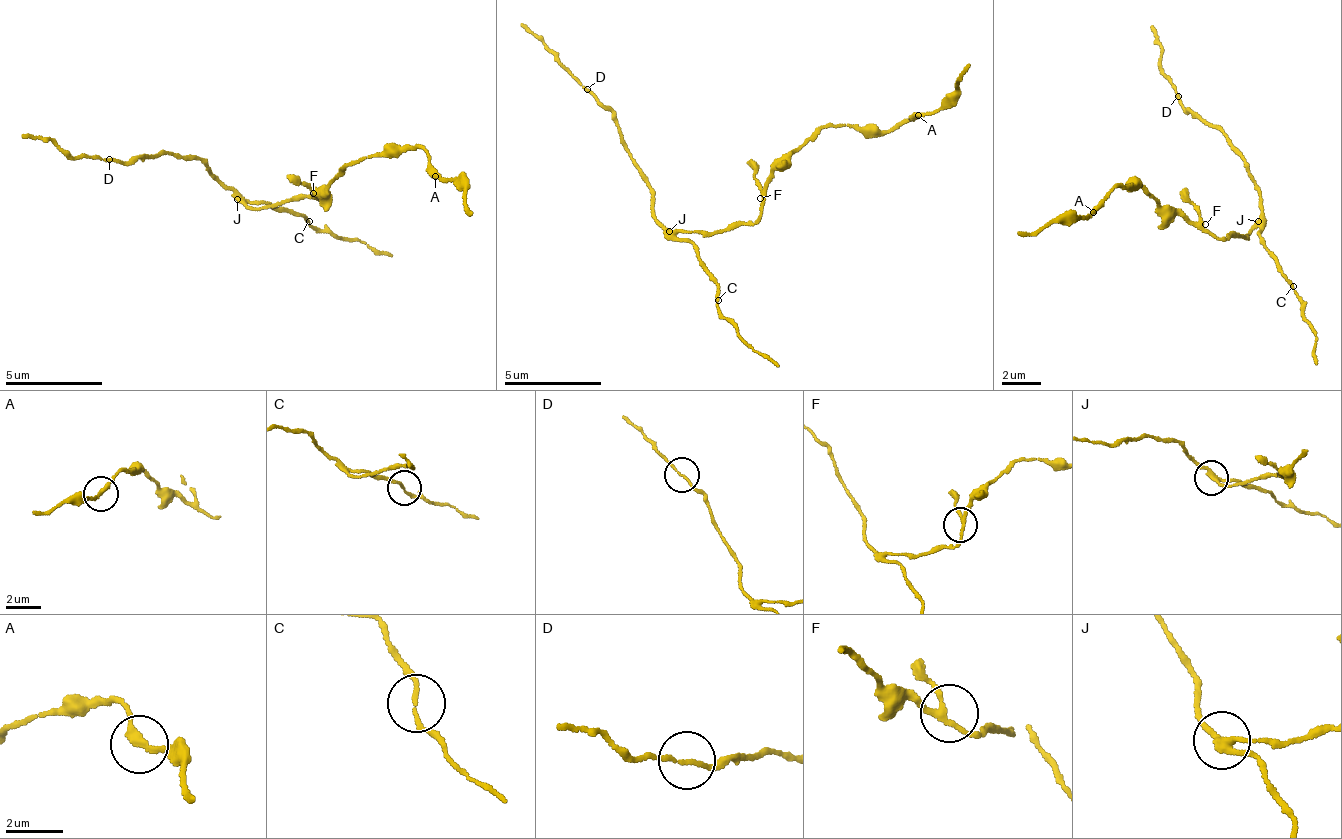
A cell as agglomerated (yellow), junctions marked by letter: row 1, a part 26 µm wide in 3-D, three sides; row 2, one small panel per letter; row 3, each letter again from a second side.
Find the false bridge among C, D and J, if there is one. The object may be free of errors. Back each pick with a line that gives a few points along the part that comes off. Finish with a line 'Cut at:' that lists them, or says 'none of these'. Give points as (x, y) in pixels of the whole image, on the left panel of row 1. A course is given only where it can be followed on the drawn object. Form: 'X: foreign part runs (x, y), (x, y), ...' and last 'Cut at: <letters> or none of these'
J: foreign part runs (236, 197), (278, 208), (316, 201), (313, 192), (350, 164), (421, 149), (448, 180), (461, 187), (471, 211)
Cut at: J

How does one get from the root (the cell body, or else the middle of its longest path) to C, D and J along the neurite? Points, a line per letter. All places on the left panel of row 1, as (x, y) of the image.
C: (300, 199), (282, 200), (263, 207), (246, 203), (280, 205), (310, 220)
D: (300, 199), (263, 207), (245, 205), (227, 183), (209, 174), (208, 167), (165, 152), (151, 159), (110, 160)
J: (300, 199), (282, 200), (263, 207), (240, 204), (236, 197)

